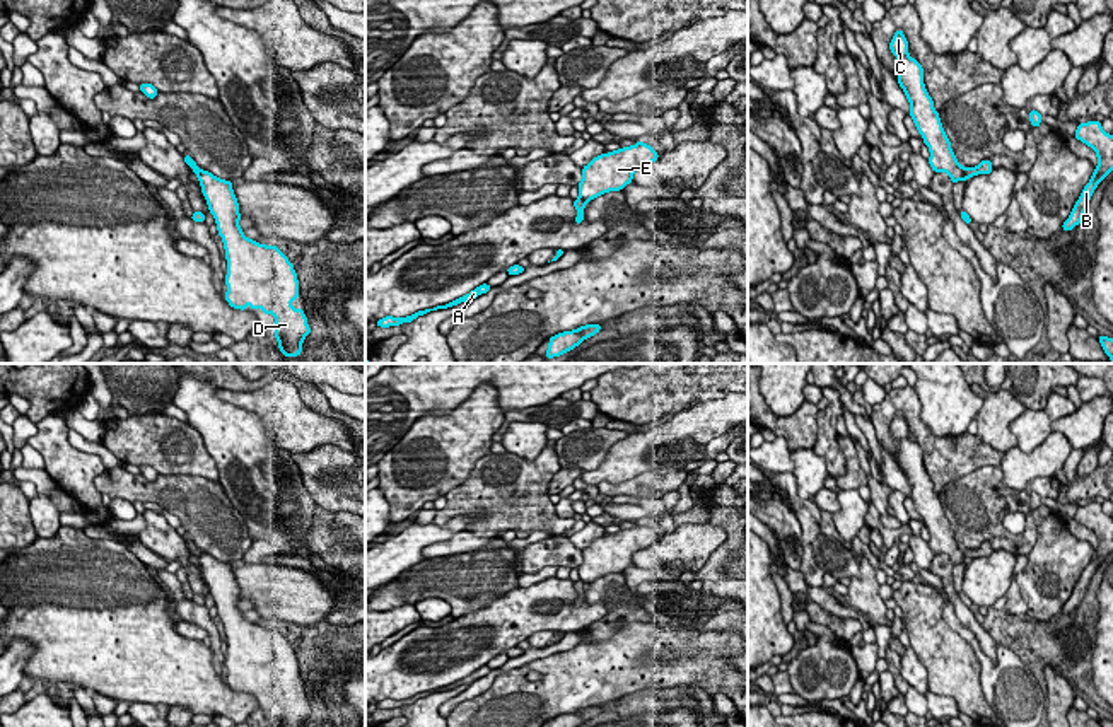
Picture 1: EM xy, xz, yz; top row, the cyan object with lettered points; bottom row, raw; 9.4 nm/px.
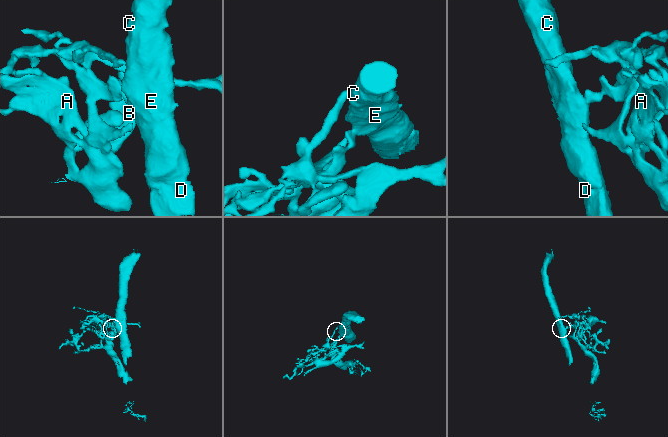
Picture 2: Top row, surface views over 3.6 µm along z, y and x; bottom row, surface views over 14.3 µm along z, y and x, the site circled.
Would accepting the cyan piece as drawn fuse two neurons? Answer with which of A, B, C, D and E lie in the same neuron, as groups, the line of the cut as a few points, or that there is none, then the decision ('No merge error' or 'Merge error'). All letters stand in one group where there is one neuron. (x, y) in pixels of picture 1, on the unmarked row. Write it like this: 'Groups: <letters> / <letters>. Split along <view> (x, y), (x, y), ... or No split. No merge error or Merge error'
Groups: A B / C D E. Split along yz (961, 550), (967, 560). Merge error

